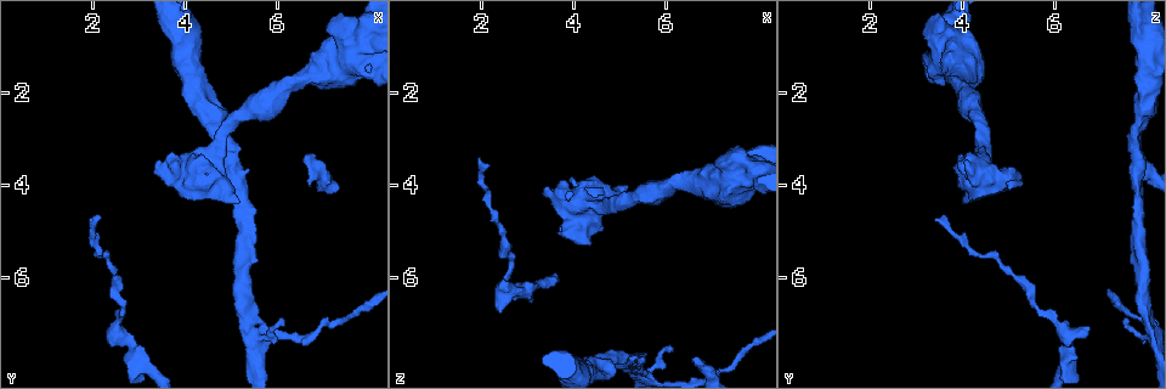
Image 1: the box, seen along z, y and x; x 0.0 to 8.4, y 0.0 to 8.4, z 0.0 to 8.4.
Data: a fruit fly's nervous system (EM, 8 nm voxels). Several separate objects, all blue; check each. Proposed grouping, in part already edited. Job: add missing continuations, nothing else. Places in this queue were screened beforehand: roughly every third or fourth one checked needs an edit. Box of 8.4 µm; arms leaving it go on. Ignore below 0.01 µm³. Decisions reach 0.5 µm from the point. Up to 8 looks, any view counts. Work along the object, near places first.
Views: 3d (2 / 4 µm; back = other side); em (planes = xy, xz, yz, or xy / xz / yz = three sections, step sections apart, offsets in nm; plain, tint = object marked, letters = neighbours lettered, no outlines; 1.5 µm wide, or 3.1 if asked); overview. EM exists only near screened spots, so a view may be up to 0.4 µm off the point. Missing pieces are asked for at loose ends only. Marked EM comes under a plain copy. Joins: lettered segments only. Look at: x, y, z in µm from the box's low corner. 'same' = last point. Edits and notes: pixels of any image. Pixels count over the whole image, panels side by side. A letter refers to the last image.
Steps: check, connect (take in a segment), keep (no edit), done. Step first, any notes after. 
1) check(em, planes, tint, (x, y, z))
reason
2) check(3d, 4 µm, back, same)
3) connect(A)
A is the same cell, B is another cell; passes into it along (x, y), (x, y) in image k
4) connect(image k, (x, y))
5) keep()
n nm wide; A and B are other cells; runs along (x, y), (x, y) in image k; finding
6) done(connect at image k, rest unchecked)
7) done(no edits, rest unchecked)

check(em, planes, letters, (2.15, 4.70, 3.60))
tapers out

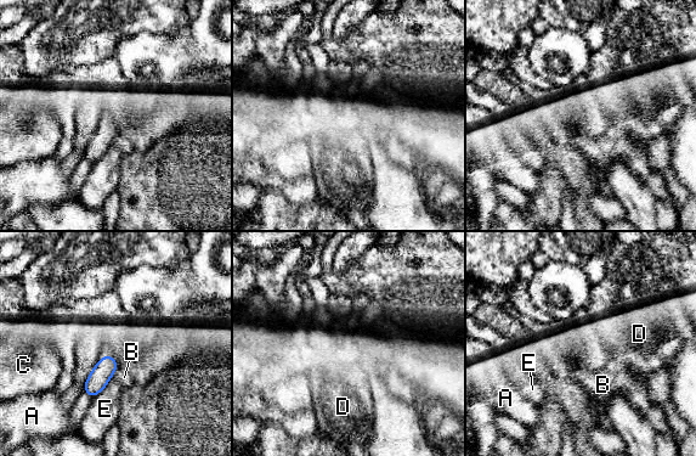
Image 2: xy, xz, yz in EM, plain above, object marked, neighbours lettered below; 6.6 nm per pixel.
keep()
140 nm wide; A, B, C, D and E are other cells; none of them fits

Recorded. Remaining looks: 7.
check(em, planes, letters, (6.10, 6.95, 7.60))
thin end

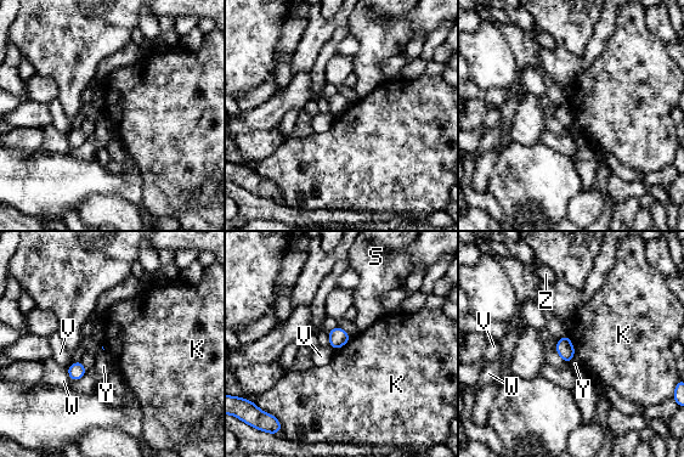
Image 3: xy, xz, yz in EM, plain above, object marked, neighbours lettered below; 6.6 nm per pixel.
keep()
K, S, V, W, Y and Z are other cells; border along (566, 334), (575, 354) in image 3; none of them fits

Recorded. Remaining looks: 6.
check(em, planes, letters, (6.60, 3.40, 7.75))
branch stops here

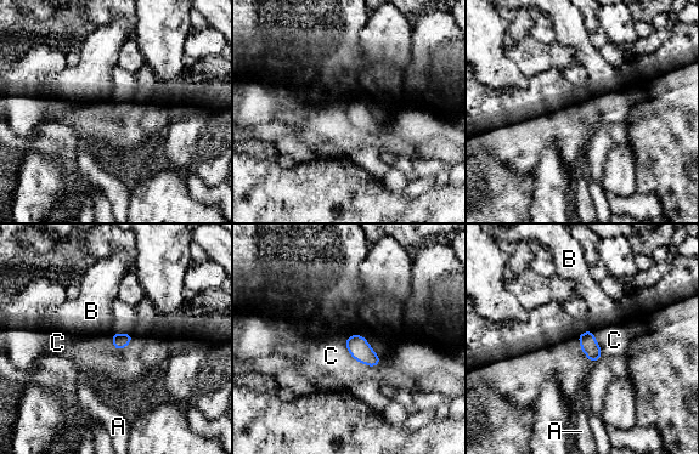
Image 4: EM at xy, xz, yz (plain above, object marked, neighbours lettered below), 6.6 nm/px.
keep()
A, B and C are other cells; border along (343, 341), (354, 358), (378, 365) in image 4; no lettered segment goes on from it

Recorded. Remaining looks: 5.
done(no edits, rest unchecked)

